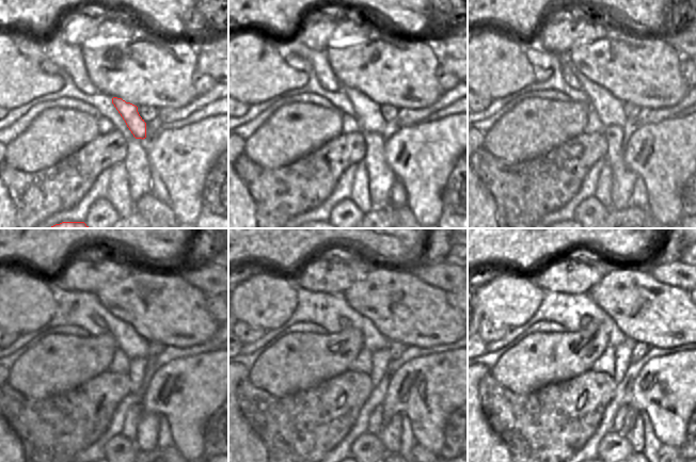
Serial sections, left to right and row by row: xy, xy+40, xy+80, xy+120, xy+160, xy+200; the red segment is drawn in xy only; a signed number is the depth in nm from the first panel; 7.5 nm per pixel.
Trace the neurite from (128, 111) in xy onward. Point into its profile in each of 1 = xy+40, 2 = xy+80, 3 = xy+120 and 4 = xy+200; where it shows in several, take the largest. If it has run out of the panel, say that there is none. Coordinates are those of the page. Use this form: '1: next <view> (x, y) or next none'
1: next xy+40 (368, 115)
2: next xy+80 (608, 108)
3: next xy+120 (127, 339)
4: next xy+200 (617, 337)

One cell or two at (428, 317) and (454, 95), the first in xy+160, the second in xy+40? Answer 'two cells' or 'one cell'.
two cells

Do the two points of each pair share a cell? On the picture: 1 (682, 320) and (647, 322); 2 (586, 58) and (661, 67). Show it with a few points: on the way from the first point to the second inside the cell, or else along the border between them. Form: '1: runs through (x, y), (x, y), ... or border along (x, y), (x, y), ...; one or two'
1: runs through (674, 320), (655, 320); one
2: runs through (604, 62), (633, 63), (637, 67), (643, 67); one

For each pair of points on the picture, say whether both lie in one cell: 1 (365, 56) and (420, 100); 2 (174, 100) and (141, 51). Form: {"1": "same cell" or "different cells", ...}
{"1": "same cell", "2": "same cell"}

